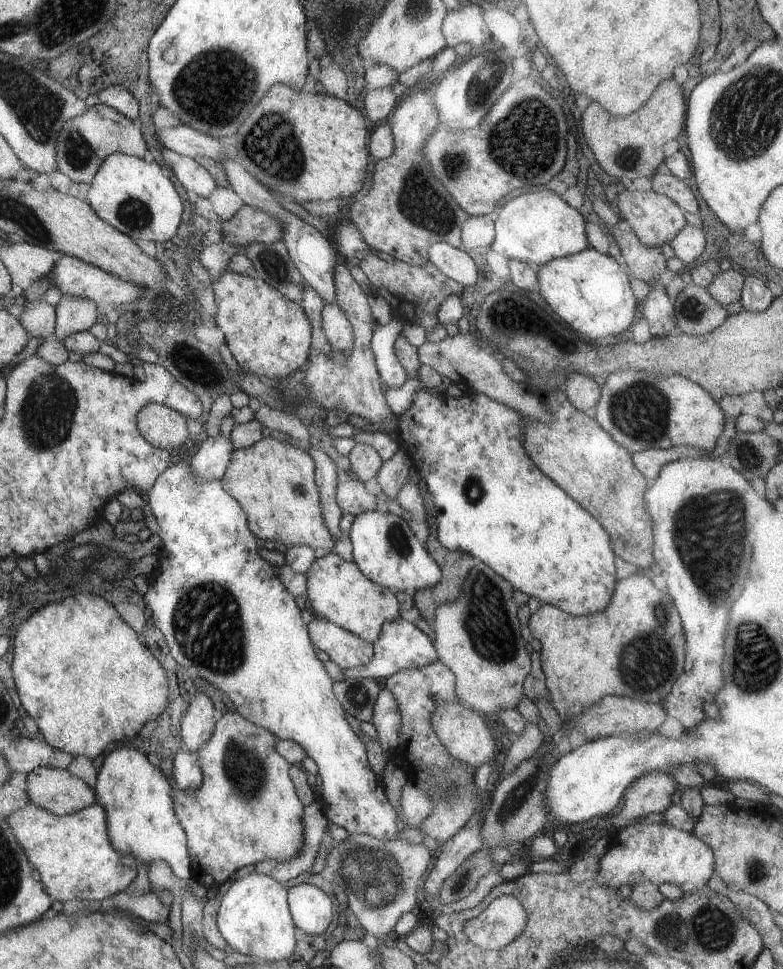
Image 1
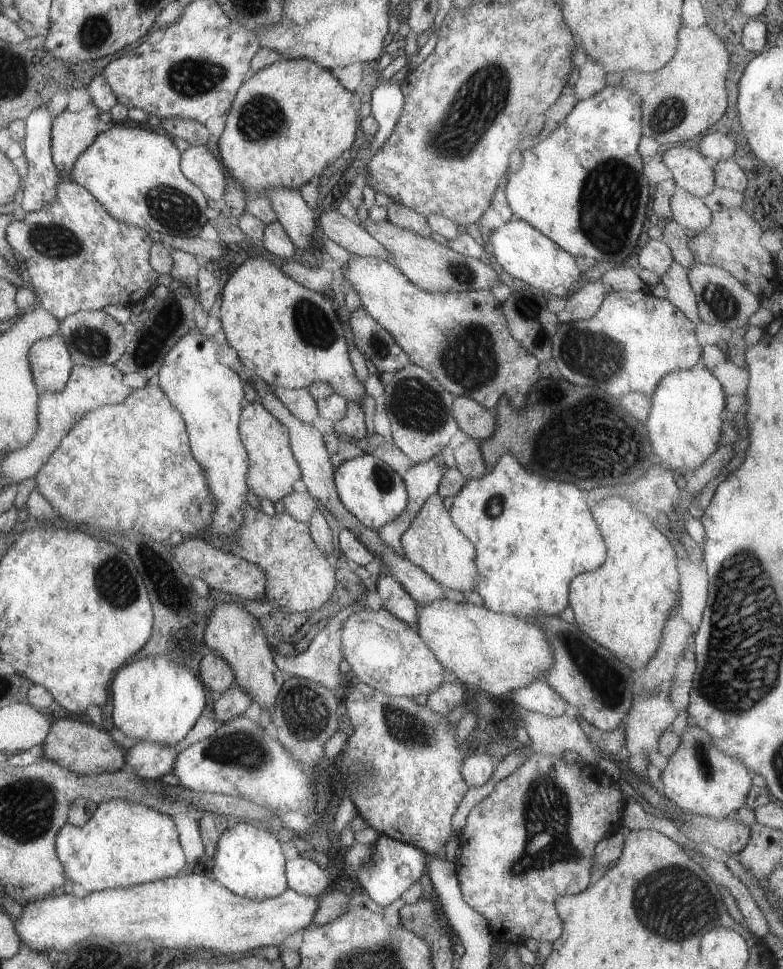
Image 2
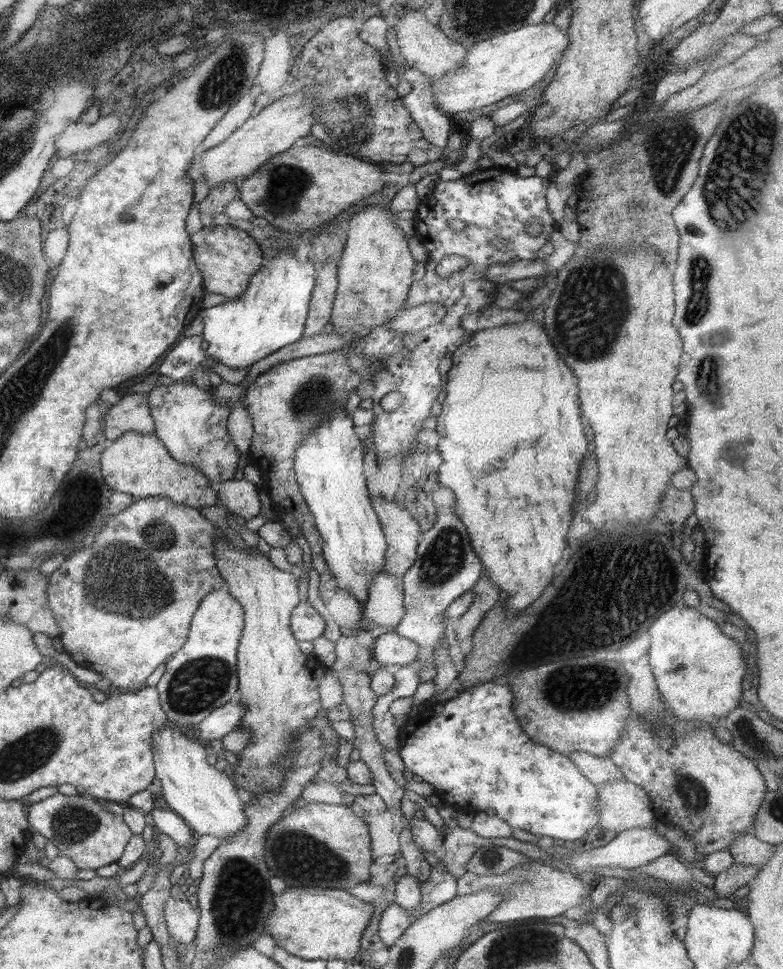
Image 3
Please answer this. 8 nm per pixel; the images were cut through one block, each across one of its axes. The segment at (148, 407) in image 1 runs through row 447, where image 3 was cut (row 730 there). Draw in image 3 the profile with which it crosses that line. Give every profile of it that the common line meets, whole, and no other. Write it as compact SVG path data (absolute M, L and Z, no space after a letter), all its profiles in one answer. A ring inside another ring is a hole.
M168 722L151 733L151 751L154 777L159 779L163 800L196 836L211 834L223 841L243 829L243 825L247 823L243 814L246 805L239 799L229 778L207 764L207 746L191 741L183 735L181 727Z

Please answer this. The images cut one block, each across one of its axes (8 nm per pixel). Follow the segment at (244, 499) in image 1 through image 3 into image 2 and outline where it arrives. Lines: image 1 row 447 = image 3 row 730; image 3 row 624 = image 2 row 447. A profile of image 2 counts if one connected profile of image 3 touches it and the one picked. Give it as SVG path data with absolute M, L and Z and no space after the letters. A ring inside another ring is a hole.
M253 401L241 410L238 430L240 443L245 448L249 462L249 468L245 472L248 490L259 499L266 498L272 503L283 499L285 494L291 492L293 482L300 478L297 462L293 459L288 444L288 431L285 426L258 401Z

